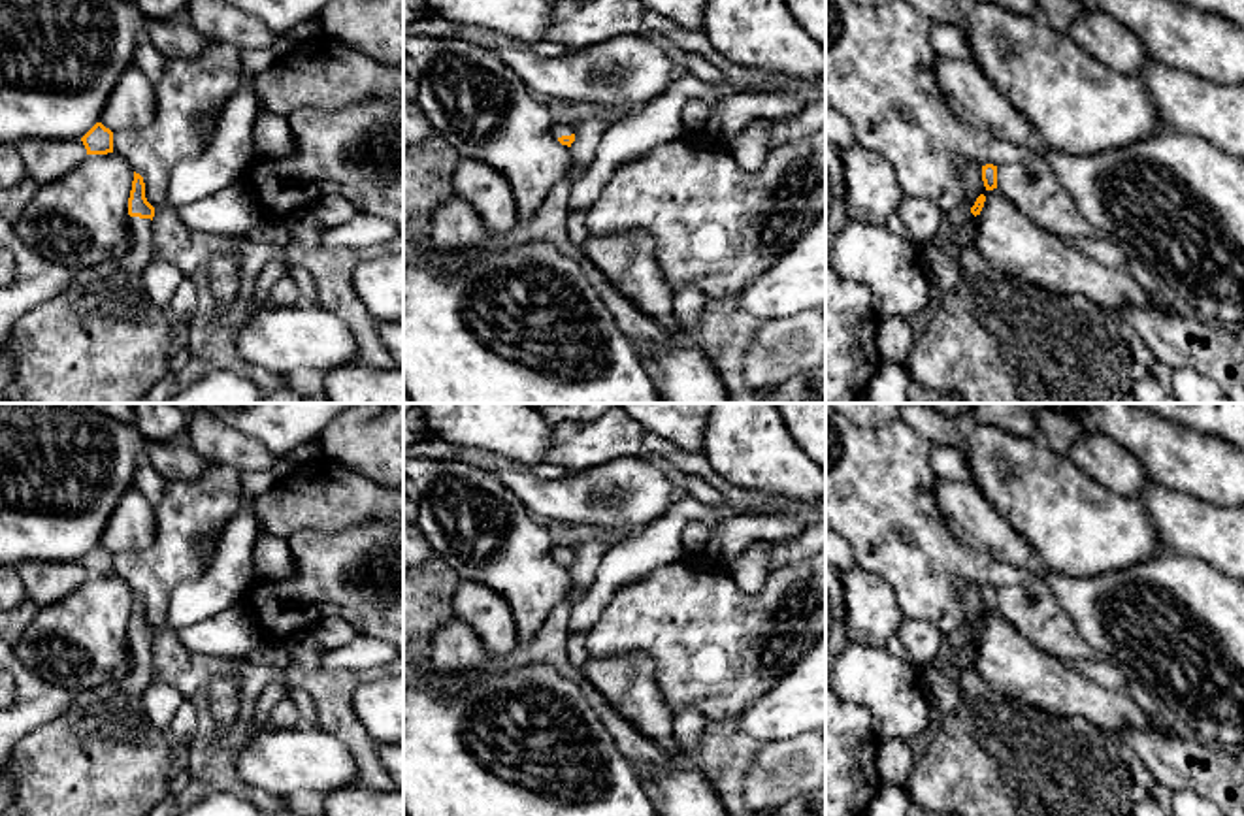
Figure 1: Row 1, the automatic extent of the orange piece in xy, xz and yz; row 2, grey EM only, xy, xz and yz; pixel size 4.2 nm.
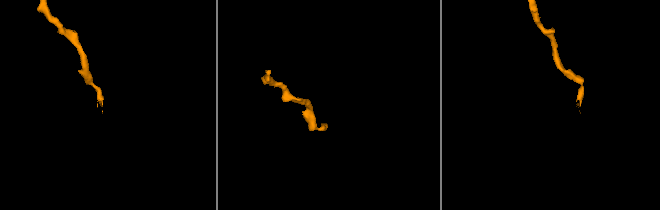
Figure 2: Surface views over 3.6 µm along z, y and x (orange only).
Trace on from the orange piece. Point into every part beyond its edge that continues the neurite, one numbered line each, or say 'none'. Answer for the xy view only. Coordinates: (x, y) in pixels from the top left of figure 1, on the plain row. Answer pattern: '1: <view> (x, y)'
1: xy (102, 756)

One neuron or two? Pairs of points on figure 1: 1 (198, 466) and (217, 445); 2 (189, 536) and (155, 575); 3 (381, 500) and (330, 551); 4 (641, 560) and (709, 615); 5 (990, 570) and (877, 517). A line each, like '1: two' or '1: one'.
1: two
2: one
3: two
4: two
5: one

